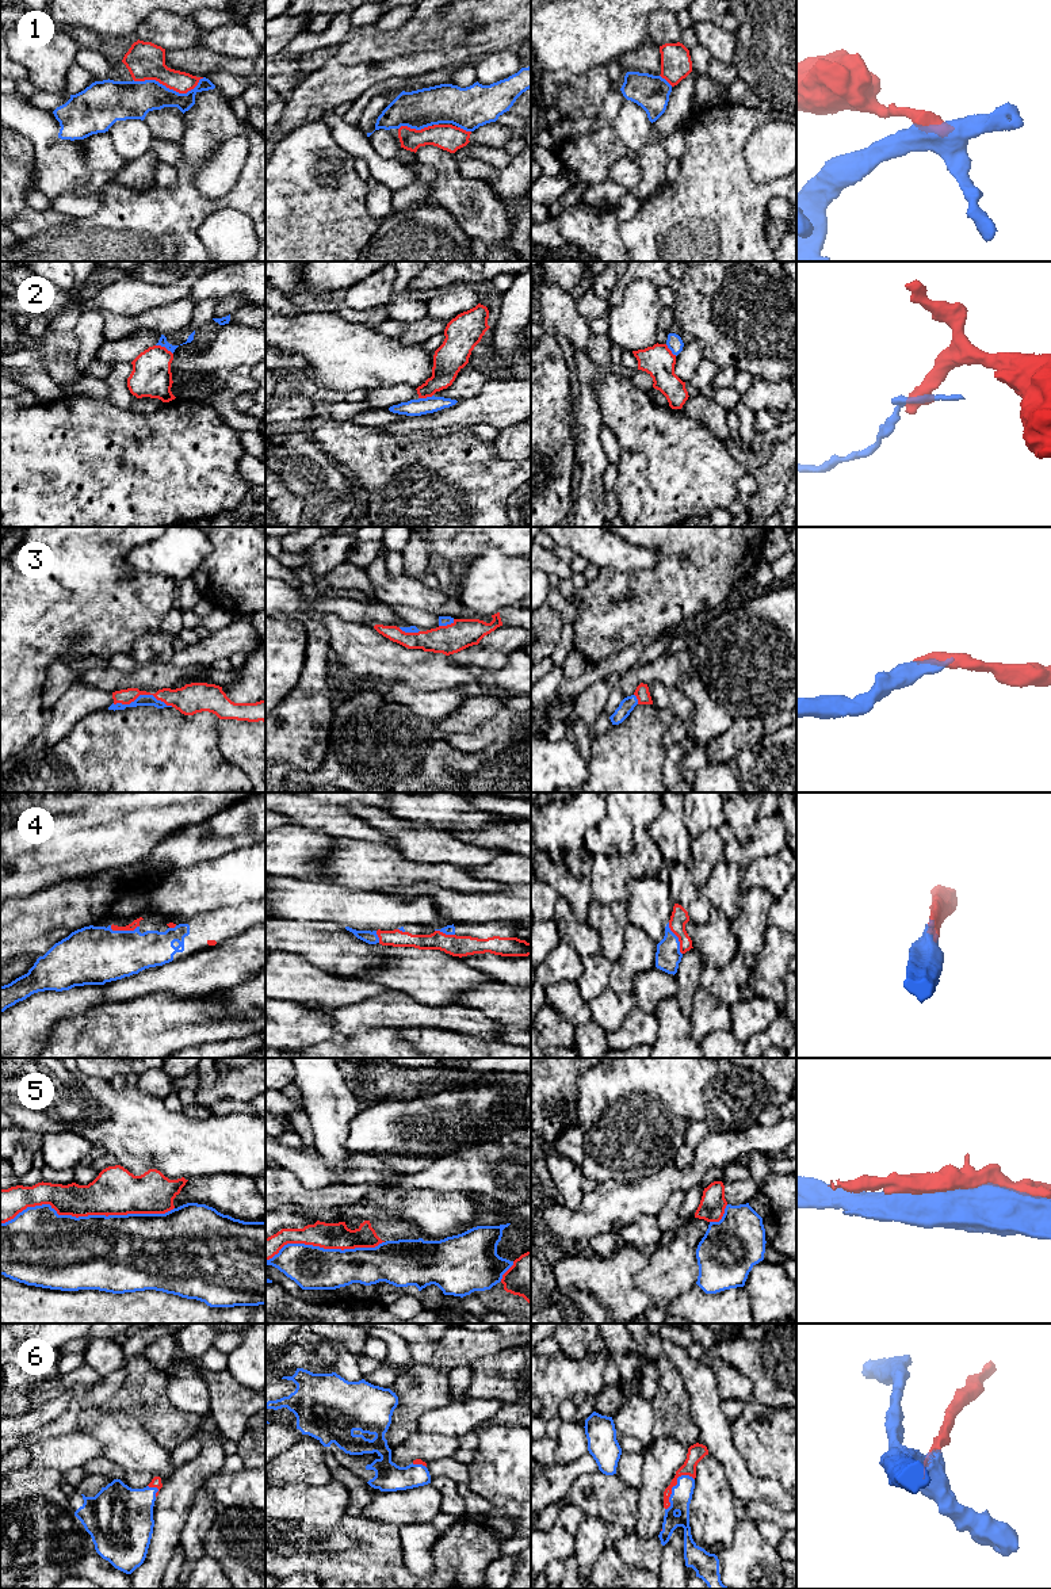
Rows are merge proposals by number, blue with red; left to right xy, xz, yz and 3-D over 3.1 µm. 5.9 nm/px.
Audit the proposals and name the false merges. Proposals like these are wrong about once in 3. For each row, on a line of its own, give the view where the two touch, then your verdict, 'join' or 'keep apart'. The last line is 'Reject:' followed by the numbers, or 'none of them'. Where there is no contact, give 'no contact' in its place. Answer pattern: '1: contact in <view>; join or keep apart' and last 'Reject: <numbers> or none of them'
1: contact in xy; keep apart
2: contact in xy; keep apart
3: contact in xy; join
4: contact in xy; join
5: contact in xy; keep apart
6: contact in yz; join
Reject: 1, 2, 5

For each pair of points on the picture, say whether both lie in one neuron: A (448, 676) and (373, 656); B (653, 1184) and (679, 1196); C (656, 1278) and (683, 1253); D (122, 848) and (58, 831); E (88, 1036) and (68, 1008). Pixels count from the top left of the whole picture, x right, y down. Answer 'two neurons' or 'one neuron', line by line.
A: one neuron
B: two neurons
C: one neuron
D: one neuron
E: two neurons

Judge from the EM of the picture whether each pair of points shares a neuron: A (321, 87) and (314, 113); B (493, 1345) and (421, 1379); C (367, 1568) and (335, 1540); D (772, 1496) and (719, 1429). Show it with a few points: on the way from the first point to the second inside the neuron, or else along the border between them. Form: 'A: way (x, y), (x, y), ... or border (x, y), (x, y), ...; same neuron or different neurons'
A: border (324, 111), (312, 107), (301, 123); different neurons
B: border (413, 1362), (448, 1372); different neurons
C: border (358, 1539), (354, 1547), (340, 1551), (314, 1553); different neurons
D: way (753, 1486), (734, 1467), (722, 1448); same neuron

